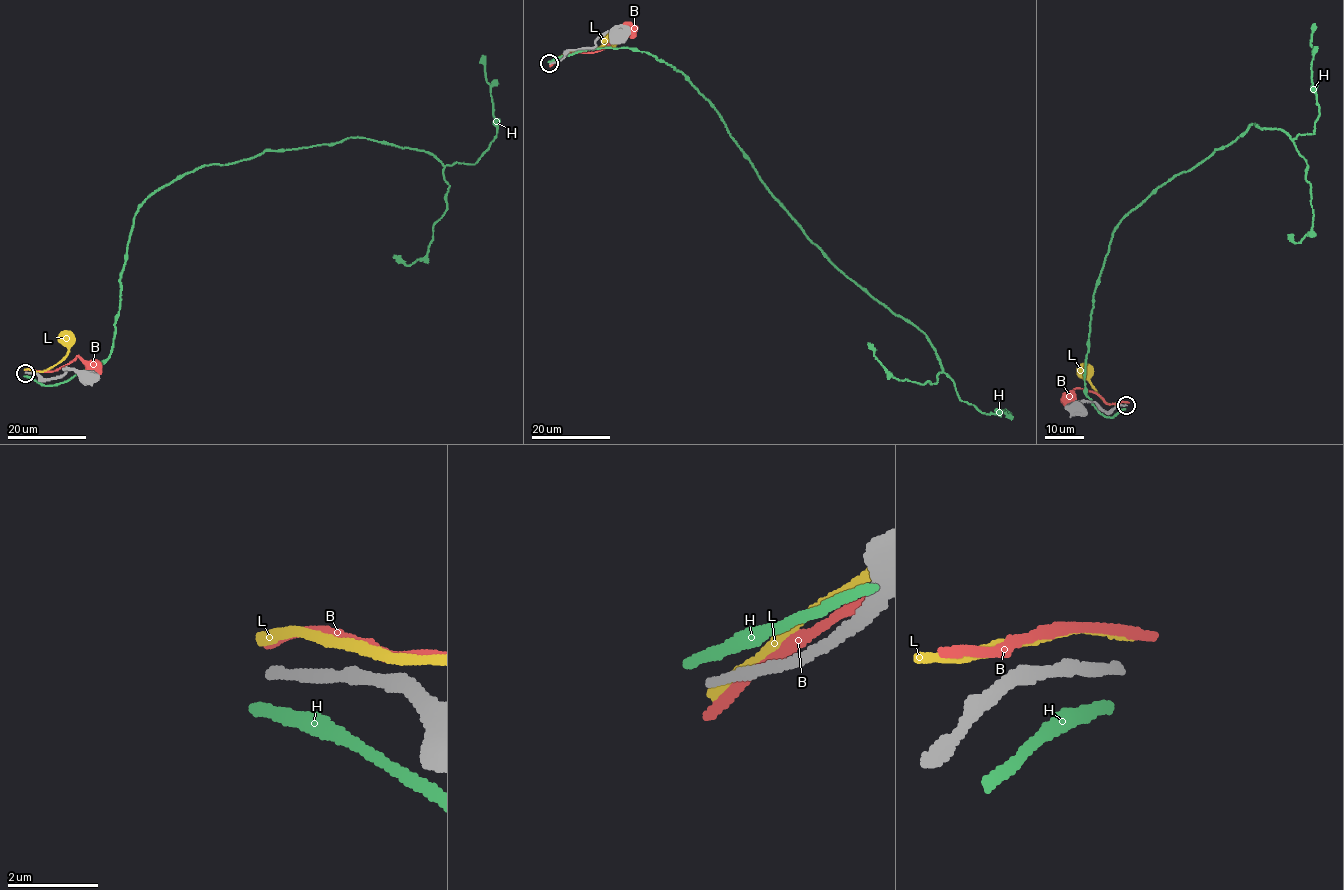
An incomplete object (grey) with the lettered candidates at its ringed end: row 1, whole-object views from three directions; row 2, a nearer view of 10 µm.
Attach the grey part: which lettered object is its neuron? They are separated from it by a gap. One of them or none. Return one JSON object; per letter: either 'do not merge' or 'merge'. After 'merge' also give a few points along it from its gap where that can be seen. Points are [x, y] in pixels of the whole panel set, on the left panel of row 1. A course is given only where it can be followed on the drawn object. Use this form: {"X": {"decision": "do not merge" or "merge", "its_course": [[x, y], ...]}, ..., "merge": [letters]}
{"B": {"decision": "do not merge"}, "H": {"decision": "merge", "its_course": [[24, 375], [58, 384], [108, 357], [138, 205], [203, 165], [363, 137], [474, 163], [496, 134], [482, 55]]}, "L": {"decision": "do not merge"}, "merge": ["H"]}

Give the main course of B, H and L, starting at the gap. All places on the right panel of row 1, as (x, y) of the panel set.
B: (1127, 402), (1103, 402), (1094, 393), (1076, 388), (1066, 402), (1068, 404)
H: (1125, 408), (1104, 416), (1084, 390), (1112, 233), (1248, 126), (1314, 132), (1315, 23)
L: (1126, 402), (1112, 404), (1103, 401), (1086, 372)

